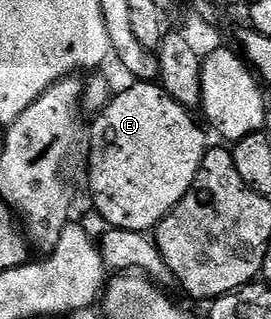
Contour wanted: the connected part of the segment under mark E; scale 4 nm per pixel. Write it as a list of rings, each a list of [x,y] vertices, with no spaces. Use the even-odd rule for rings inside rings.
[[[137,81],[132,84],[126,91],[119,90],[110,98],[109,102],[104,106],[103,110],[96,117],[97,127],[101,131],[105,131],[105,144],[92,144],[91,150],[87,155],[87,167],[89,163],[89,191],[93,194],[92,206],[102,215],[103,218],[110,223],[112,228],[127,229],[128,231],[144,231],[152,232],[158,223],[163,221],[163,217],[167,217],[167,213],[171,213],[171,209],[175,209],[175,205],[179,205],[179,201],[183,201],[183,197],[187,197],[187,193],[191,189],[191,185],[197,180],[199,169],[203,165],[203,159],[207,150],[207,142],[205,143],[206,128],[193,120],[194,112],[190,108],[179,105],[179,101],[175,101],[165,92],[164,87],[153,81]]]

